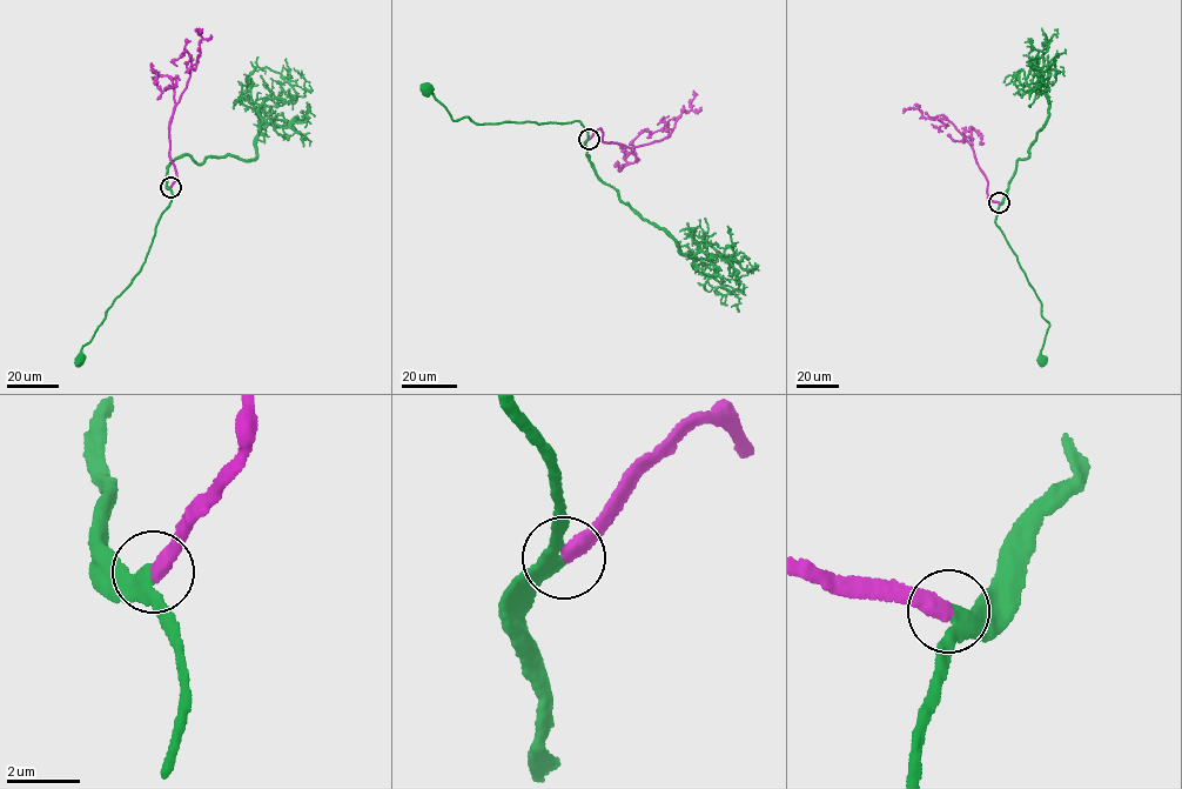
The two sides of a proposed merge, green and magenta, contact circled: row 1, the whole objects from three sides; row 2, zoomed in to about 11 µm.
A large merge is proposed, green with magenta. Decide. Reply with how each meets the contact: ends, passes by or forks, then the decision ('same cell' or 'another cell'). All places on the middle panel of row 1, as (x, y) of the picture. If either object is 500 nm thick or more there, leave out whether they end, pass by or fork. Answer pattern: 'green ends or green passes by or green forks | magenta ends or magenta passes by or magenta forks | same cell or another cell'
green passes by | magenta ends | same cell

